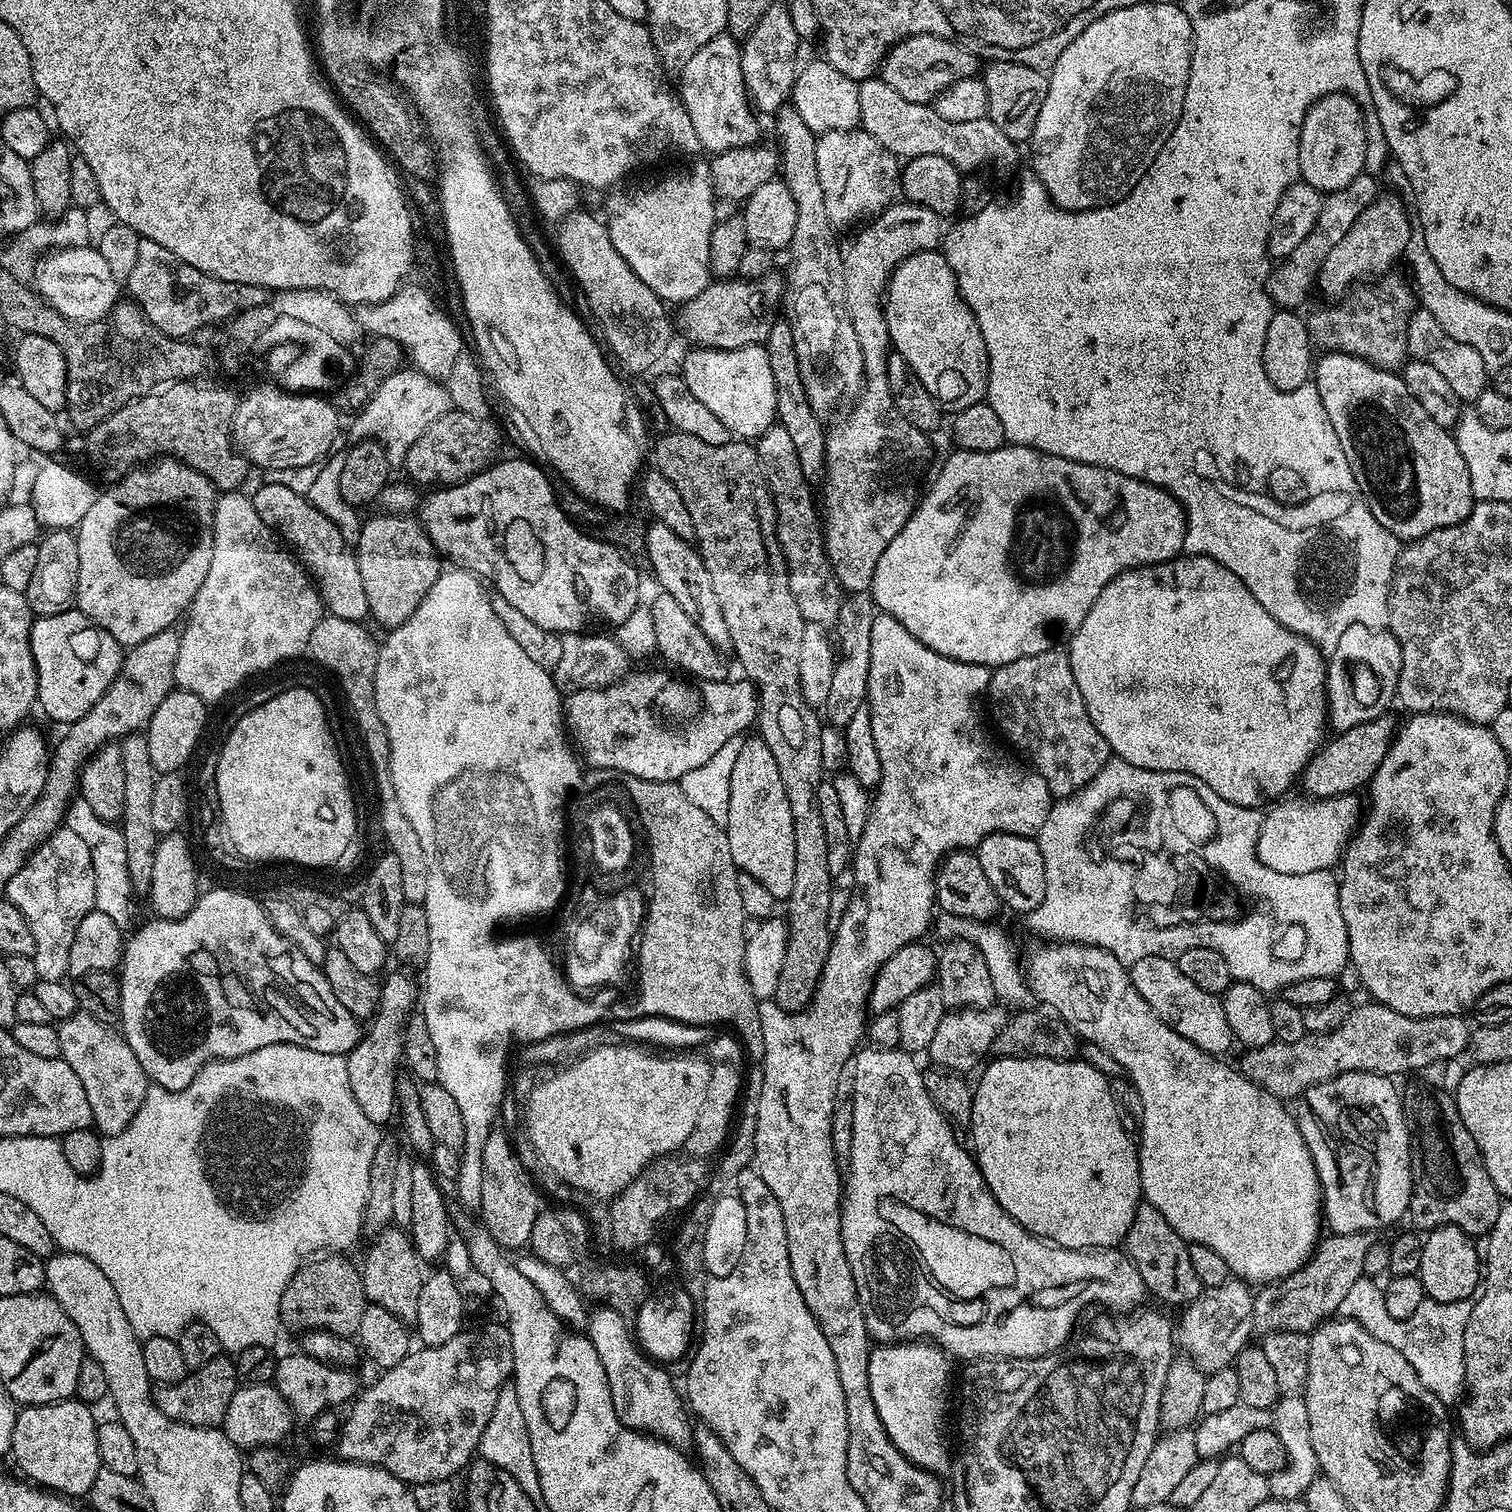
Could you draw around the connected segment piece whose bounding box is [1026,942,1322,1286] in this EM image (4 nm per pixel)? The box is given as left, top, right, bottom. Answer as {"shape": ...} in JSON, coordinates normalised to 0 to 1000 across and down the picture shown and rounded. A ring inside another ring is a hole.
{"shape":[[[693,623],[690,625],[680,635],[679,638],[679,651],[683,659],[686,659],[690,665],[692,665],[702,675],[704,675],[708,679],[715,688],[726,690],[737,702],[739,702],[741,707],[749,714],[749,717],[751,719],[751,722],[754,724],[754,754],[753,751],[753,761],[754,763],[754,787],[756,793],[759,796],[764,798],[776,811],[776,813],[783,820],[789,823],[800,824],[800,827],[804,827],[811,835],[813,842],[815,845],[819,845],[828,851],[835,851],[843,849],[845,847],[849,847],[853,843],[858,841],[862,836],[864,836],[868,832],[871,823],[874,819],[873,810],[874,812],[874,789],[873,787],[873,780],[869,771],[869,766],[865,760],[865,756],[862,755],[862,751],[860,749],[860,744],[856,737],[854,738],[851,735],[850,728],[846,728],[843,724],[840,724],[837,720],[833,720],[830,716],[826,714],[822,709],[815,706],[812,704],[809,704],[806,698],[796,696],[790,689],[782,687],[771,676],[763,671],[761,663],[750,655],[749,644],[739,634],[737,634],[735,630],[732,630],[728,627],[724,627],[720,624],[702,624],[700,623]]]}

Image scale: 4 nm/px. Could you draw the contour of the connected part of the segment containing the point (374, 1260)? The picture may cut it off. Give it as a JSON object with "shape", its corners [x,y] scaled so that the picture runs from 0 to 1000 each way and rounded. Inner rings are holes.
{"shape":[[[257,811],[251,815],[251,817],[243,825],[239,835],[241,856],[245,862],[258,866],[263,872],[268,874],[274,874],[276,869],[276,856],[279,856],[281,842],[278,841],[279,834],[275,829],[272,818],[267,812]]]}

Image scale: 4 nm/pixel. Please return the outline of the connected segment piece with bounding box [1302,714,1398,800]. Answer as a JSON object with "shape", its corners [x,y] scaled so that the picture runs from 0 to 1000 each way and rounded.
{"shape":[[[916,472],[899,480],[894,481],[893,483],[883,486],[882,490],[876,491],[861,511],[861,519],[862,516],[862,521],[865,523],[863,524],[866,527],[876,529],[878,526],[899,524],[907,519],[907,513],[918,498],[918,494],[925,481],[924,477],[922,478],[920,474]]]}

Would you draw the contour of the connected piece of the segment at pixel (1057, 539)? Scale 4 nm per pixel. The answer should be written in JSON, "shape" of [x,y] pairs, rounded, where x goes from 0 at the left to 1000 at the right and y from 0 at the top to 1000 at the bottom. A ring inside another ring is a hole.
{"shape":[[[669,292],[665,293],[663,296],[654,299],[630,298],[625,303],[619,318],[614,321],[614,326],[608,329],[602,343],[597,348],[597,351],[594,351],[591,358],[589,358],[586,364],[583,364],[583,369],[581,369],[581,374],[578,374],[575,392],[581,404],[597,411],[597,414],[599,414],[599,417],[602,417],[602,419],[604,419],[607,425],[615,427],[615,430],[634,438],[649,439],[655,443],[663,441],[665,438],[673,438],[673,435],[689,433],[699,428],[701,424],[698,423],[703,424],[708,421],[713,414],[716,414],[716,409],[721,406],[721,401],[724,401],[726,393],[729,393],[730,388],[737,382],[747,376],[757,376],[759,373],[768,373],[778,370],[783,363],[785,354],[784,337],[774,327],[769,323],[759,320],[757,317],[739,313],[736,310],[706,304],[694,299],[687,299],[686,296],[673,295]]]}

